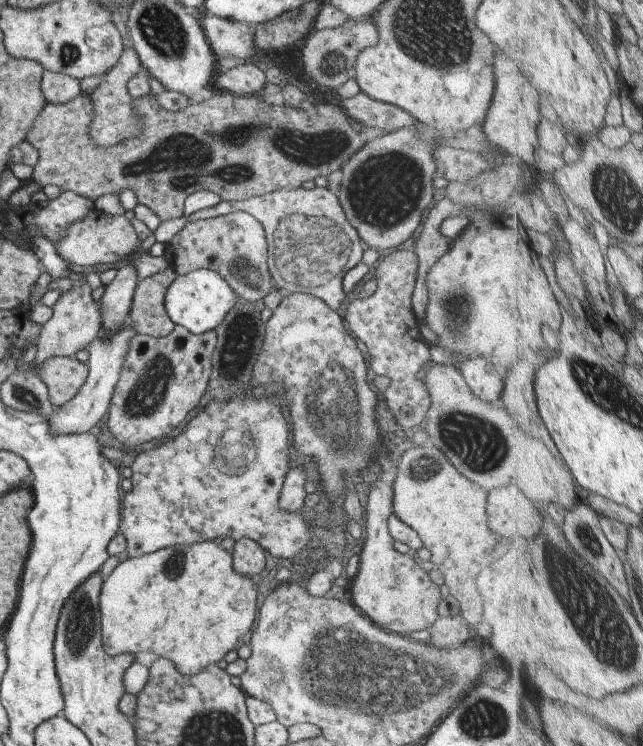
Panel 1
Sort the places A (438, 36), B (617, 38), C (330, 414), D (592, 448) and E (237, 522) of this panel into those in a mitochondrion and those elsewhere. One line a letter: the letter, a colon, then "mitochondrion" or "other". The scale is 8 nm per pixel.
A: mitochondrion
B: other
C: mitochondrion
D: other
E: other

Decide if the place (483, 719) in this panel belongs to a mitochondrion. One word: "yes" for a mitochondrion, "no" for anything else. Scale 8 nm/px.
yes

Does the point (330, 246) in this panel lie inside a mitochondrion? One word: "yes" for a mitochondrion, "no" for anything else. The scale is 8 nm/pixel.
yes

